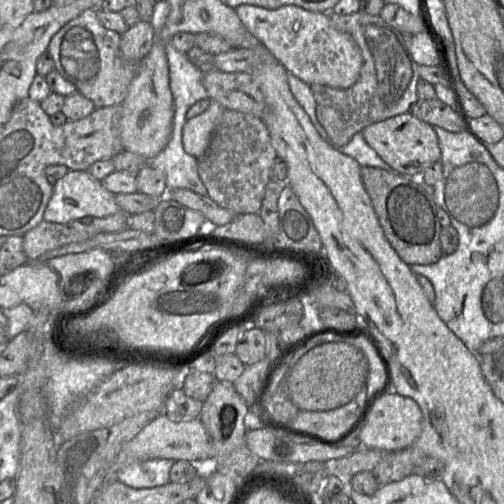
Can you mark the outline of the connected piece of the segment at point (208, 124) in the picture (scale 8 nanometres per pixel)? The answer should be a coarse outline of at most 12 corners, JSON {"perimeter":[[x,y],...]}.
{"perimeter":[[211,101],[186,120],[182,145],[199,159],[206,153],[224,110]]}

